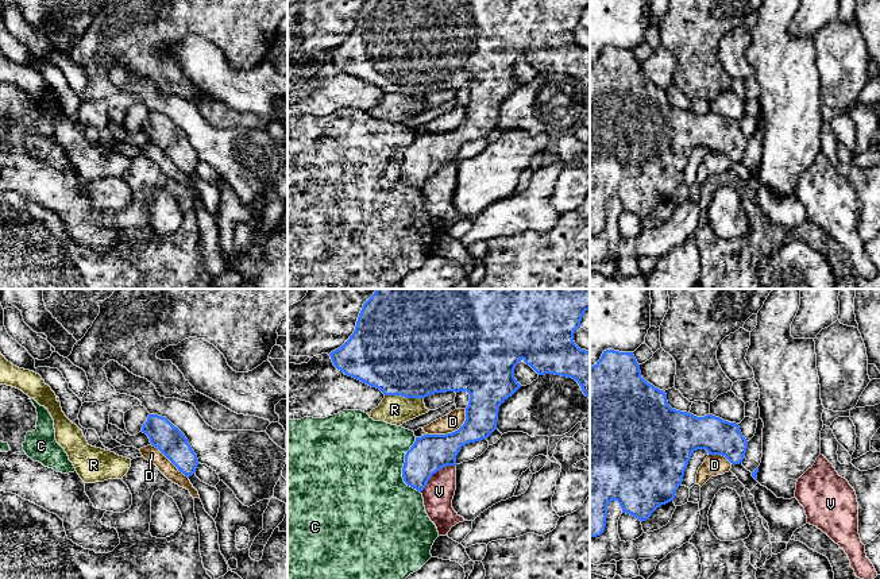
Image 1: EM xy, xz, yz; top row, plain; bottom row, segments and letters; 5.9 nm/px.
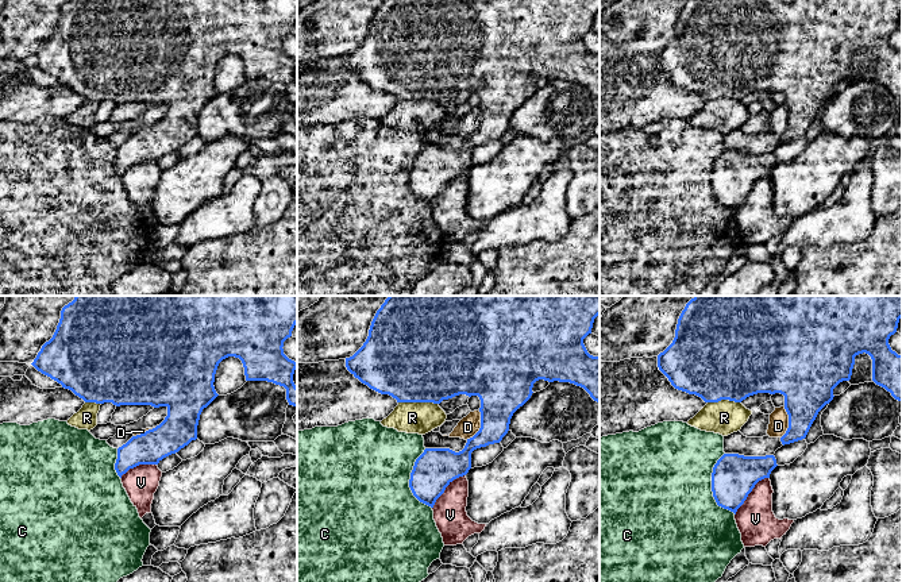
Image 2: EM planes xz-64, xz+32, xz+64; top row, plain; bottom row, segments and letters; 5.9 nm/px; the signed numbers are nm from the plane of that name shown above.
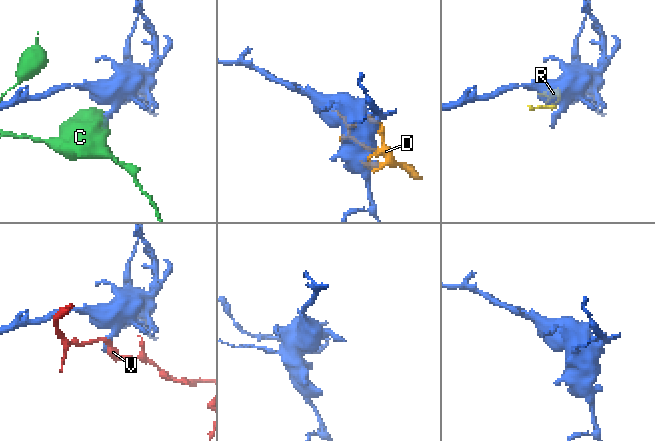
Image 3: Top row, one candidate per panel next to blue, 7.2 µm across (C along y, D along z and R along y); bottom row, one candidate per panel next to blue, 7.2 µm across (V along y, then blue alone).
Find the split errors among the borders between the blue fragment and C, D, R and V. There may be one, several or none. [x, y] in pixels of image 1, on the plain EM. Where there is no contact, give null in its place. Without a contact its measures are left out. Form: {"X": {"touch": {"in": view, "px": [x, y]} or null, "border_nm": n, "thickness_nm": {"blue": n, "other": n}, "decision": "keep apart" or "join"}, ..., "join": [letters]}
{"C": {"touch": {"in": "xz", "px": [402, 165]}, "border_nm": 340, "thickness_nm": {"blue": 220, "other": 500}, "decision": "keep apart"}, "D": {"touch": {"in": "xz", "px": [452, 130]}, "border_nm": 280, "thickness_nm": {"blue": 220, "other": 110}, "decision": "keep apart"}, "R": {"touch": {"in": "xz", "px": [404, 93]}, "border_nm": 240, "thickness_nm": {"blue": 500, "other": 180}, "decision": "keep apart"}, "V": {"touch": {"in": "xz", "px": [435, 170]}, "border_nm": 280, "thickness_nm": {"blue": 220, "other": 180}, "decision": "keep apart"}, "join": []}

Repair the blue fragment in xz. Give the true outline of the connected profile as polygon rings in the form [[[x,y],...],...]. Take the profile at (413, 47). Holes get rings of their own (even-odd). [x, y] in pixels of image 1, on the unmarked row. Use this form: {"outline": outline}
{"outline": [[[364,0],[354,31],[329,54],[337,67],[379,86],[385,93],[425,96],[447,89],[470,92],[466,119],[458,128],[416,135],[405,153],[404,180],[421,190],[433,171],[443,165],[456,163],[463,143],[487,136],[497,127],[499,104],[521,85],[514,76],[521,57],[539,73],[575,77],[590,96],[590,49],[580,47],[574,39],[574,31],[588,7],[590,0]]]}

